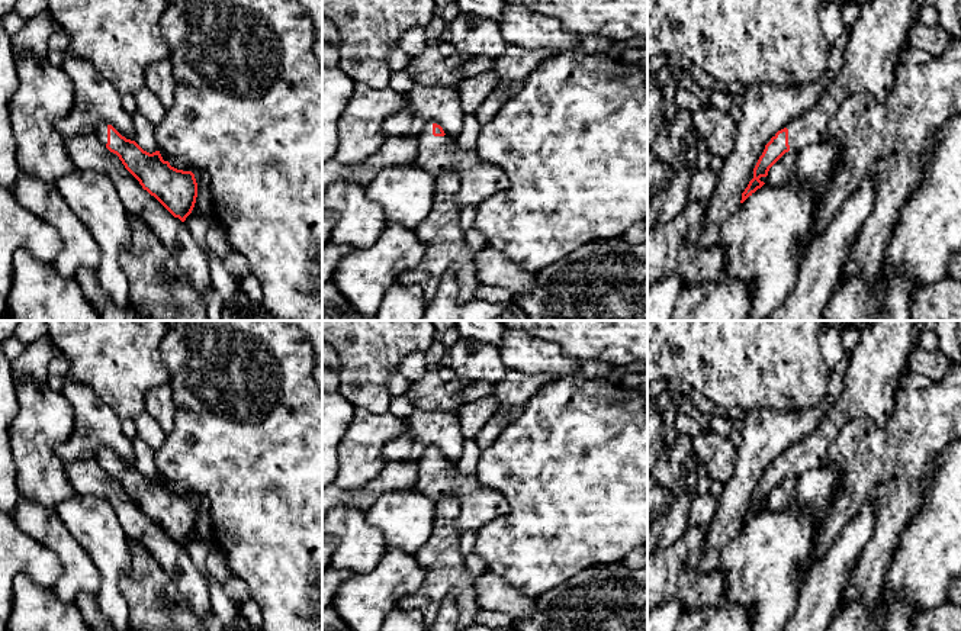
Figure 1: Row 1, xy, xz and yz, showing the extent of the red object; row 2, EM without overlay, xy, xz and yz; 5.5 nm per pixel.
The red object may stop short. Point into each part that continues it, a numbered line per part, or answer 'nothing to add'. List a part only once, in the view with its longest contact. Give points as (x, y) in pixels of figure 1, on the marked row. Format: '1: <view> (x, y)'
1: xz (436, 154)

